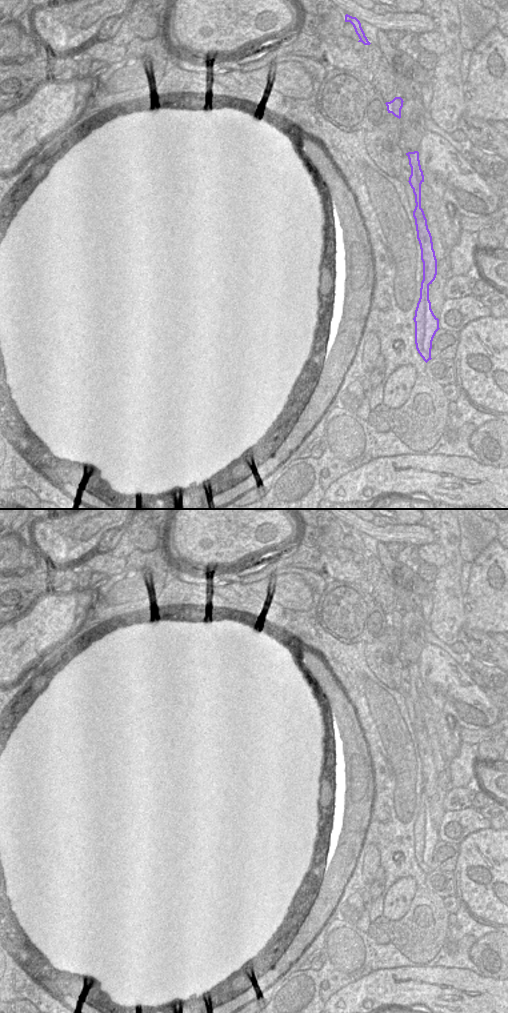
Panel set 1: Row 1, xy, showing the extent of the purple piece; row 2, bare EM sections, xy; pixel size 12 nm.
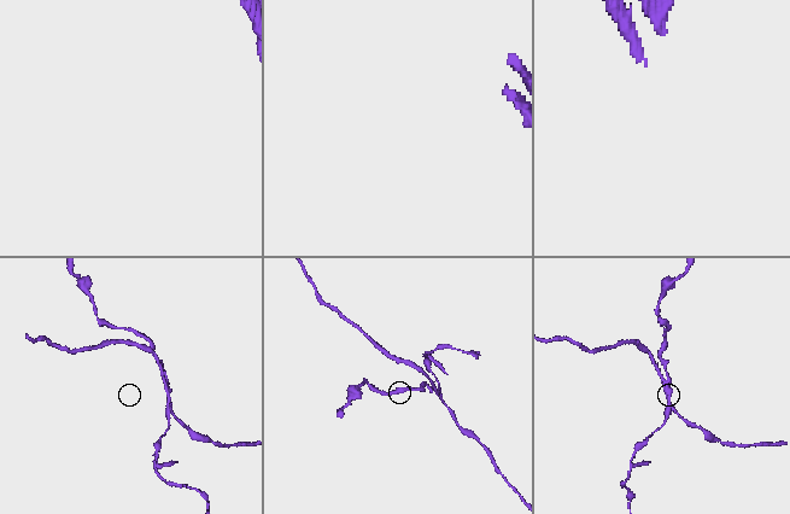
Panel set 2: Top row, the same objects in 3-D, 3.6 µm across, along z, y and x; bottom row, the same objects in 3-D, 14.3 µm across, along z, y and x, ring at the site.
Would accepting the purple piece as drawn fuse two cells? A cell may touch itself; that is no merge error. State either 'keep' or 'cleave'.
cleave

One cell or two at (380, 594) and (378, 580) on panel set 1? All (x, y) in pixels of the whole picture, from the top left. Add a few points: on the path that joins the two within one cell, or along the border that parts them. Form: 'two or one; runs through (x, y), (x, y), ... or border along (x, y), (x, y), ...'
one; runs through (380, 591), (380, 583)

